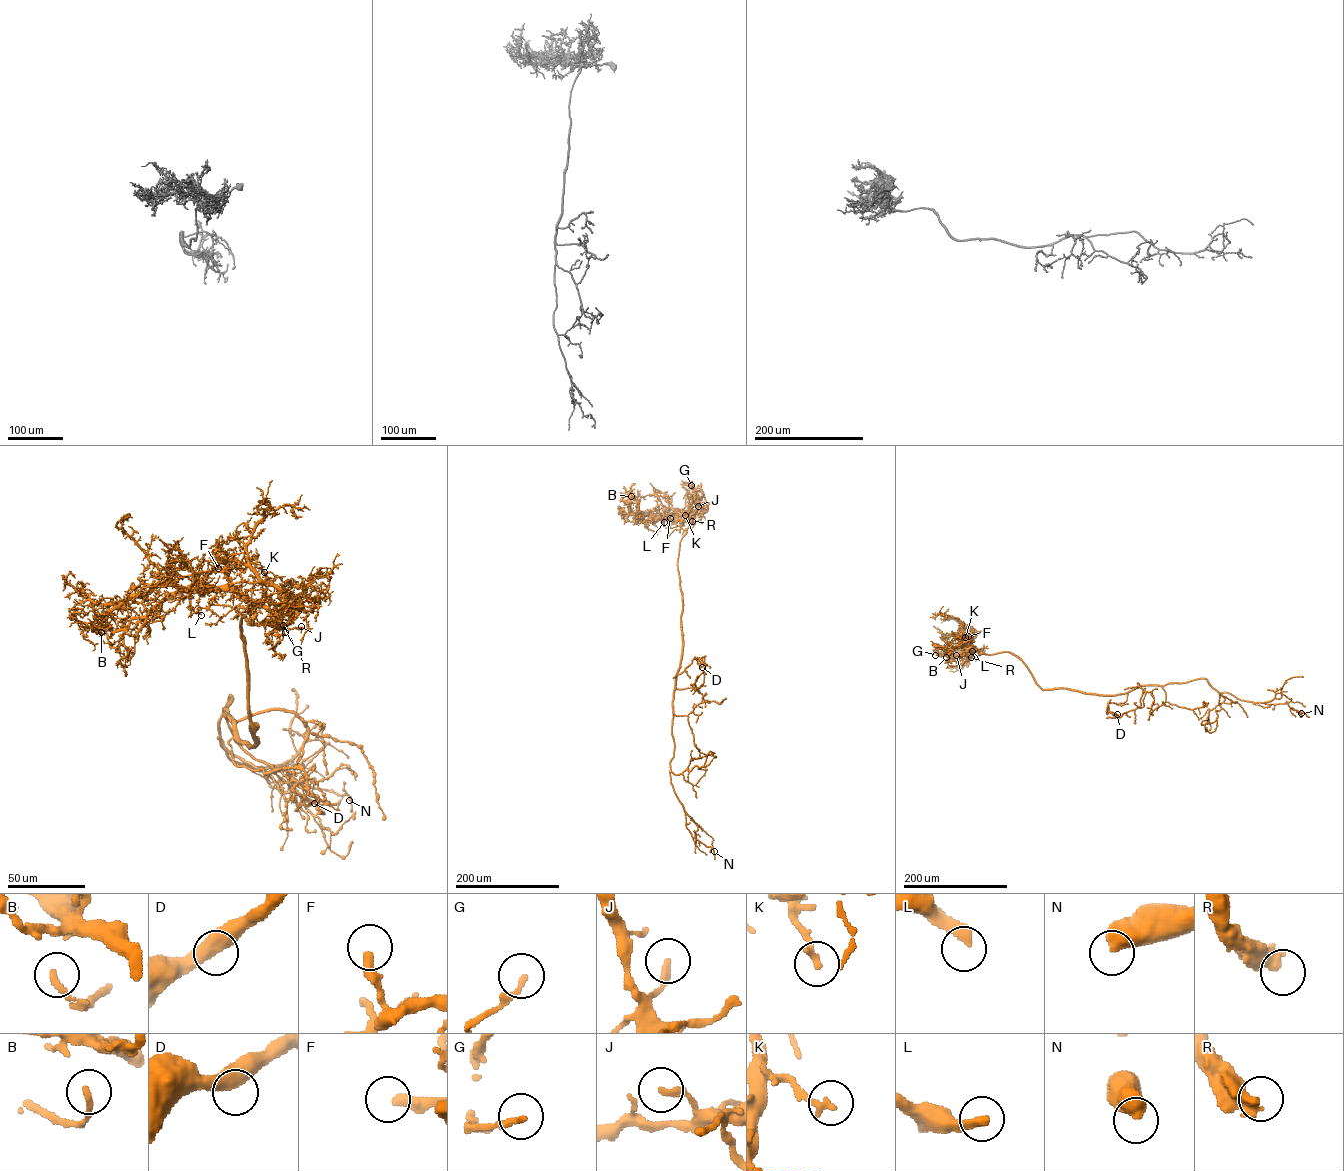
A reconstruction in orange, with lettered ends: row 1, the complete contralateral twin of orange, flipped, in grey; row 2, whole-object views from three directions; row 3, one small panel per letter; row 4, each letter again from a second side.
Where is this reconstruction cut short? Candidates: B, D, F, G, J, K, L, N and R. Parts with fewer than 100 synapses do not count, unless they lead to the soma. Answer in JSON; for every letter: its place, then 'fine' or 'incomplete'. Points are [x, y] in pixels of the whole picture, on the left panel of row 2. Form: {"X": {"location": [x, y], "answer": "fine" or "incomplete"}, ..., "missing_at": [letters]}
{"B": {"location": [101, 632], "answer": "fine"}, "D": {"location": [314, 803], "answer": "fine"}, "F": {"location": [218, 568], "answer": "fine"}, "G": {"location": [283, 625], "answer": "fine"}, "J": {"location": [301, 626], "answer": "fine"}, "K": {"location": [264, 572], "answer": "fine"}, "L": {"location": [201, 615], "answer": "incomplete"}, "N": {"location": [349, 800], "answer": "fine"}, "R": {"location": [285, 632], "answer": "incomplete"}, "missing_at": ["L", "R"]}

